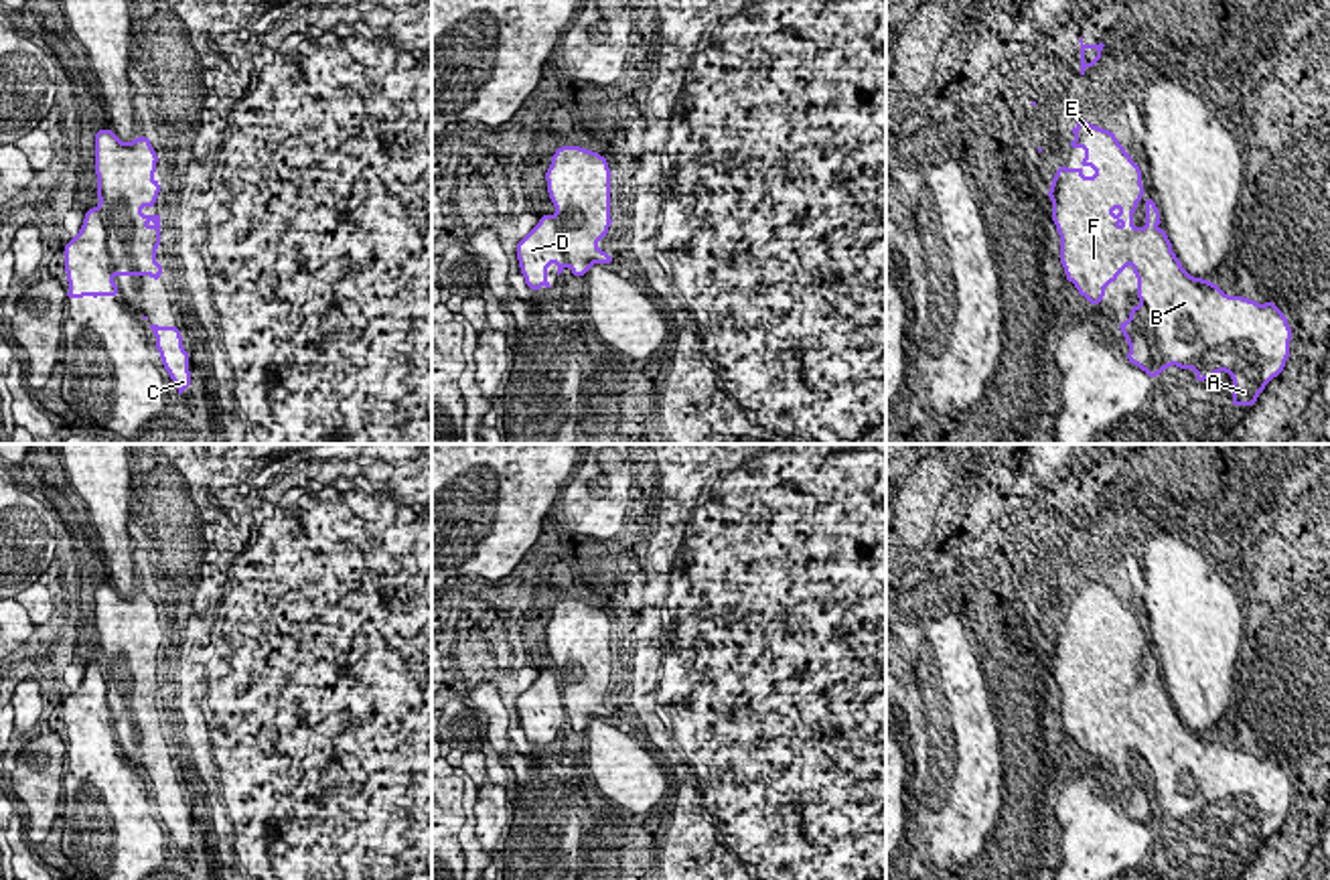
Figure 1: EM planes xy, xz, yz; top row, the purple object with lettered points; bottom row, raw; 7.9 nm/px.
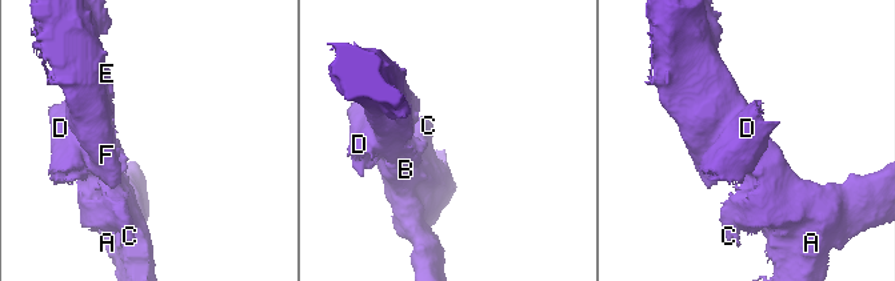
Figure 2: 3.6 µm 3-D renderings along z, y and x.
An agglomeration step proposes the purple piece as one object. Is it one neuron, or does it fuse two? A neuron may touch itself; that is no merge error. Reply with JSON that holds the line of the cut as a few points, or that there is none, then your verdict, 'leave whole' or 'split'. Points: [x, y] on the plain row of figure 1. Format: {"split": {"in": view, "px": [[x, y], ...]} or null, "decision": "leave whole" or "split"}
{"split": null, "decision": "leave whole"}

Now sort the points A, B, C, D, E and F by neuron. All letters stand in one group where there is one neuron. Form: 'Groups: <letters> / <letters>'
Groups: A B C D E F

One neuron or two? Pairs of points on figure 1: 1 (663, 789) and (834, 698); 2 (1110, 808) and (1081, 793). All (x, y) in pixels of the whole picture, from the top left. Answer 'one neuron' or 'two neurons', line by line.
1: two neurons
2: one neuron

